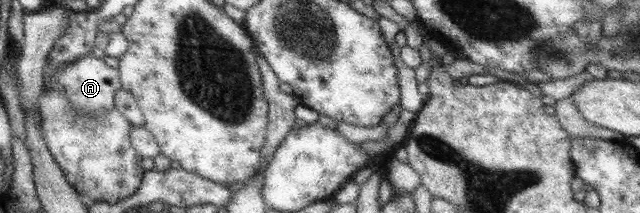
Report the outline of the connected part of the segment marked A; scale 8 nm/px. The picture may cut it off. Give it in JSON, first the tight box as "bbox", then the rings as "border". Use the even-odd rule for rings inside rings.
{"bbox":[44,54,121,115],"border":[[[86,54],[74,62],[67,62],[64,66],[49,66],[47,64],[44,82],[64,91],[67,99],[71,100],[76,115],[95,115],[98,109],[114,107],[114,94],[121,89],[119,70],[108,66],[104,59]]]}

